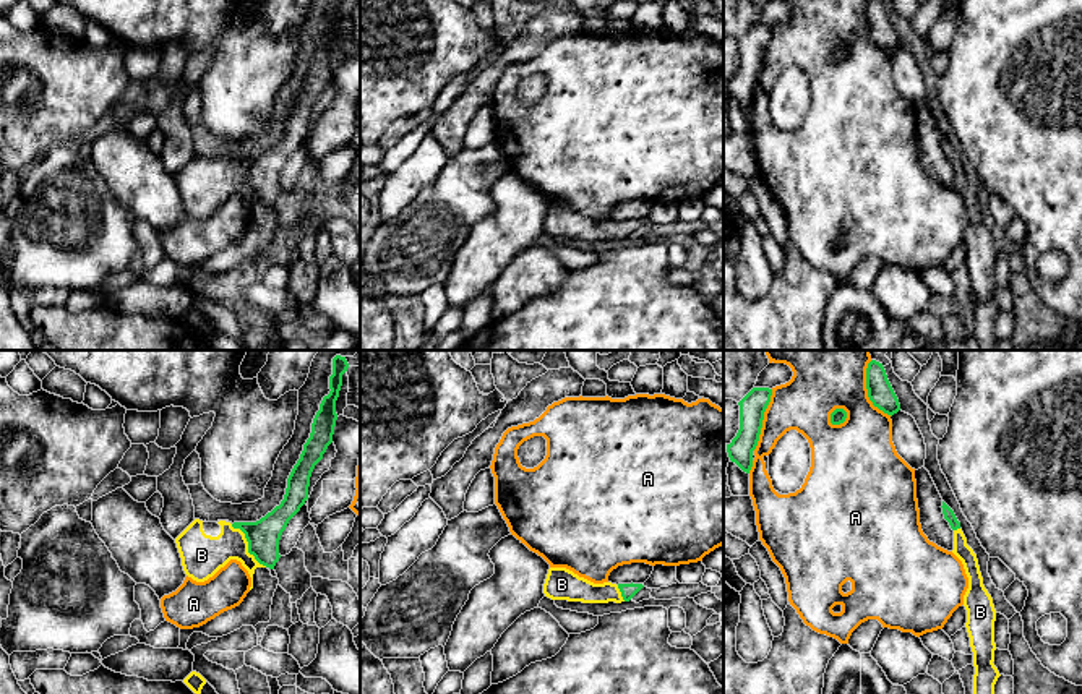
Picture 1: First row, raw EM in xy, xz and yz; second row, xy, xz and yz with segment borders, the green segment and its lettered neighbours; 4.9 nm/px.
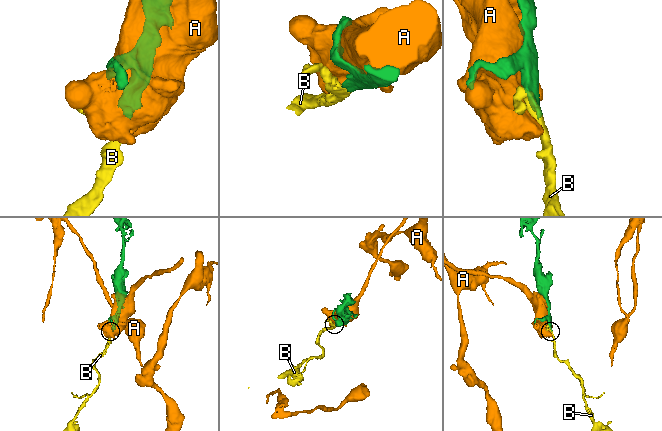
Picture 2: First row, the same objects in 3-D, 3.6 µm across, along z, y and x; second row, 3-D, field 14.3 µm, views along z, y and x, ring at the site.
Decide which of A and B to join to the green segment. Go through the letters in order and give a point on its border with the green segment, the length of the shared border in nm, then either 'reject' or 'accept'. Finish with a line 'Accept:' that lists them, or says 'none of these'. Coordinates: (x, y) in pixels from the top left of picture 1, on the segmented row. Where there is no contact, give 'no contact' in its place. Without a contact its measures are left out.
A: meets green in yz at (868, 391); contact 300 nm long; reject
B: meets green in xy at (249, 545); contact 280 nm long; accept
Accept: B

